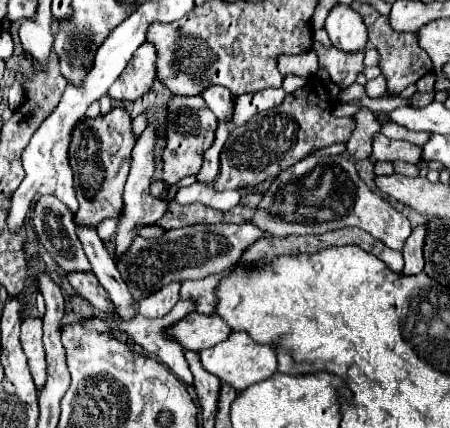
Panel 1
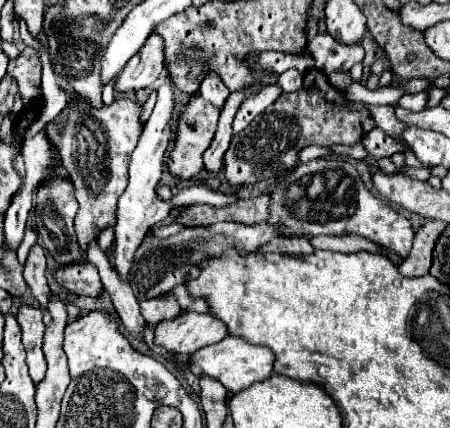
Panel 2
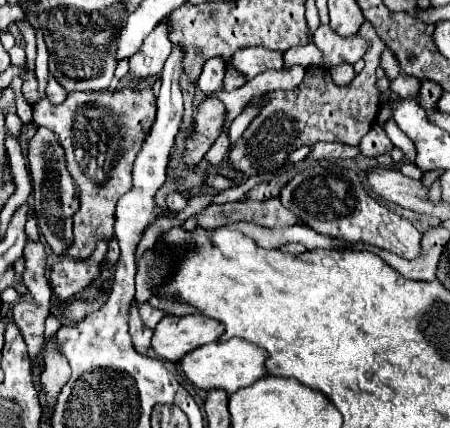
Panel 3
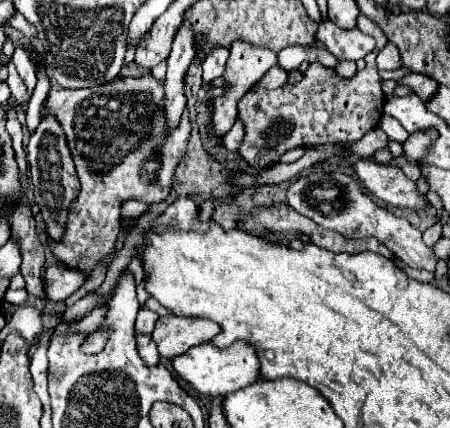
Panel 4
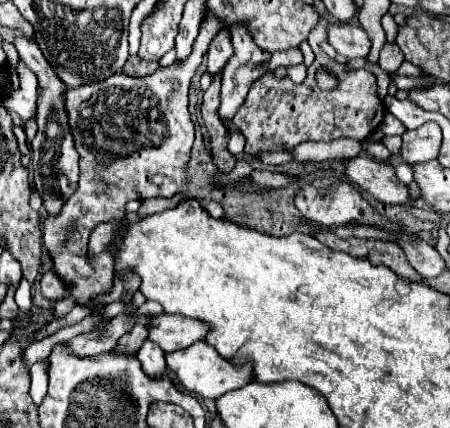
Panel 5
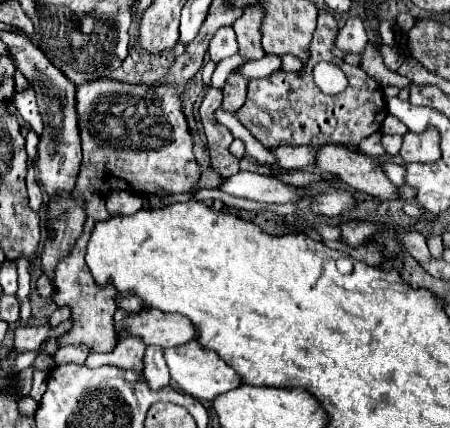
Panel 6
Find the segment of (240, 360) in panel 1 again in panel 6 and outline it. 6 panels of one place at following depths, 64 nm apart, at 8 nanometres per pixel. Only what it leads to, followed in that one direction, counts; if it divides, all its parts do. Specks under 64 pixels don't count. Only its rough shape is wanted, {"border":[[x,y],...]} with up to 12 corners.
{"border":[[194,340],[166,348],[172,380],[190,396],[214,400],[238,374]]}

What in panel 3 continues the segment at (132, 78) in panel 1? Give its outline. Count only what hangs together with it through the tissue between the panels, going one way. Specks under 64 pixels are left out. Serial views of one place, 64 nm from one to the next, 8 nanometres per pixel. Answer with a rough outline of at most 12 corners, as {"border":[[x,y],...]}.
{"border":[[170,18],[130,56],[130,72],[158,76],[172,50]]}

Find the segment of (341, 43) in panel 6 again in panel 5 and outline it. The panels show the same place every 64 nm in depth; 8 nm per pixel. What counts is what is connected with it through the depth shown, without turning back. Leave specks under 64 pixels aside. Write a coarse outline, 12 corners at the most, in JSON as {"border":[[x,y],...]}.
{"border":[[330,24],[328,42],[346,58],[370,52],[360,24]]}

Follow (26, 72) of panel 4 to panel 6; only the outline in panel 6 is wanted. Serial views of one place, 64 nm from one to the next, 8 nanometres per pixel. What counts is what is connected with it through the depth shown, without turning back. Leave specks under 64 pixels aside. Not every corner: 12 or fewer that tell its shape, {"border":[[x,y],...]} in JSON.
{"border":[[32,88],[16,92],[12,102],[38,136],[44,122],[36,108]]}

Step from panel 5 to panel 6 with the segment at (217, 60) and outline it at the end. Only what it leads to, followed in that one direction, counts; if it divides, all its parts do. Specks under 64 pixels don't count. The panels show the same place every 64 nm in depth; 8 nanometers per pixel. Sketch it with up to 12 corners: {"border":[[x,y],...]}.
{"border":[[224,26],[210,42],[210,60],[220,62],[238,52],[232,26]]}

